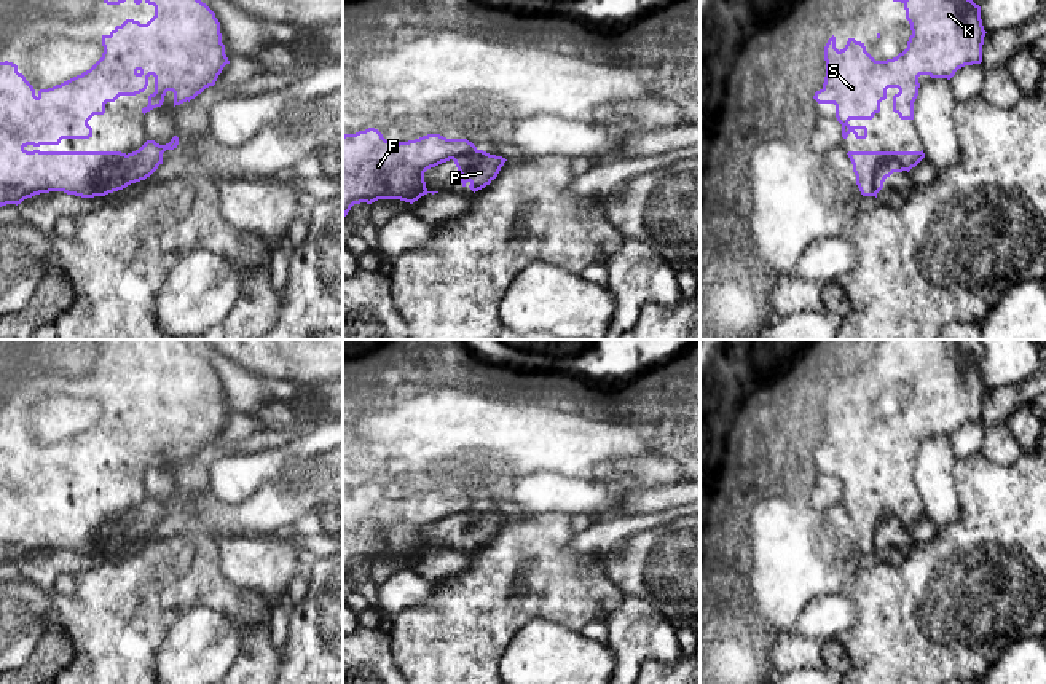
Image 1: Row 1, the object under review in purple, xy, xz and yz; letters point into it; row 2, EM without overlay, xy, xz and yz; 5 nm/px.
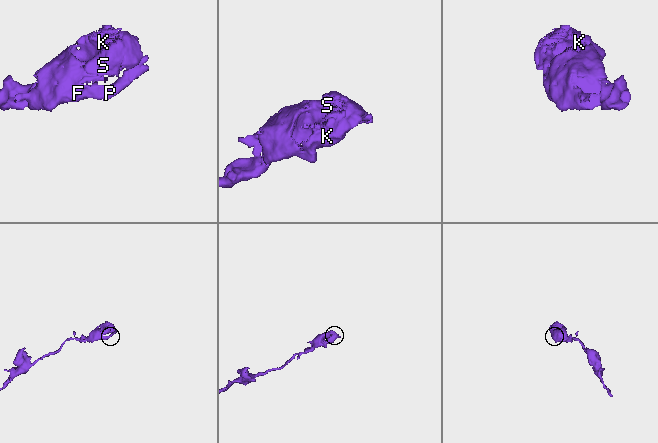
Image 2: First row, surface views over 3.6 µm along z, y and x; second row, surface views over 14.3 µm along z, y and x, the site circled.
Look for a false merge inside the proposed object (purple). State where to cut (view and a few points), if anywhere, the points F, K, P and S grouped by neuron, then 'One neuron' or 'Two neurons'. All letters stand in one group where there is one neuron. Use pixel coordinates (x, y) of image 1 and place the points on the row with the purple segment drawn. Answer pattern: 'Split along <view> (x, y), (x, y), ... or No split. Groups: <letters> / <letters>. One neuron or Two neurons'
Split along yz (898, 161), (887, 160), (877, 169), (872, 195). Groups: F K S / P. Two neurons

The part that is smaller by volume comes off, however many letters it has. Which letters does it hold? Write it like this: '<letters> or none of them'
P

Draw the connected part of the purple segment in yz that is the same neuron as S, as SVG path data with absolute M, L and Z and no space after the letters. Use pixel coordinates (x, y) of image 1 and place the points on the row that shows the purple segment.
M893 0L901 2L906 10L906 19L910 24L912 35L907 48L893 59L875 61L864 43L848 38L843 49L836 48L832 35L824 46L826 77L823 88L815 92L818 104L834 104L836 118L842 124L842 137L850 132L856 139L867 137L866 126L850 126L850 120L872 120L880 112L880 102L887 99L888 88L898 88L893 96L893 112L901 120L914 120L914 102L918 96L918 77L950 80L955 72L965 65L982 62L982 45L985 30L981 19L981 6L973 0Z

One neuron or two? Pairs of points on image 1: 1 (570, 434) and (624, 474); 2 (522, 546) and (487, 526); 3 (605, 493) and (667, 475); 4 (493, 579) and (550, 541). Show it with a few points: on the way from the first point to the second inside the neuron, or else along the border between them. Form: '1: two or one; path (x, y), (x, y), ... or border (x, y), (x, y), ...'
1: two; border (624, 458), (603, 461), (592, 471)
2: two; border (507, 517), (488, 541), (472, 550)
3: two; border (593, 479), (603, 483), (616, 483), (624, 490)
4: one; path (507, 574), (536, 550)

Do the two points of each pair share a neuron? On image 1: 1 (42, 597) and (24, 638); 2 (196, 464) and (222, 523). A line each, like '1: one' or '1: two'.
1: one
2: one

